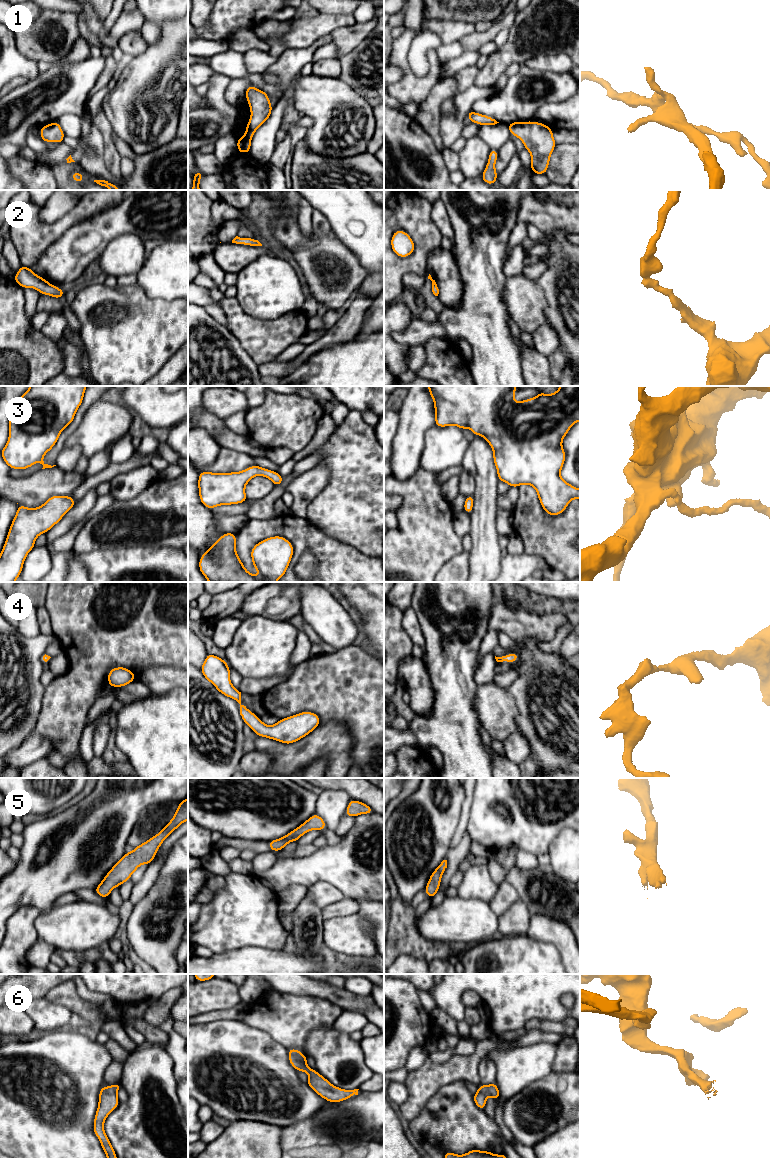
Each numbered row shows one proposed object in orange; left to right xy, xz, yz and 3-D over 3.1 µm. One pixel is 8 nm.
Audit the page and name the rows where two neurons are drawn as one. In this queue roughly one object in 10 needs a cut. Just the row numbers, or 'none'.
none

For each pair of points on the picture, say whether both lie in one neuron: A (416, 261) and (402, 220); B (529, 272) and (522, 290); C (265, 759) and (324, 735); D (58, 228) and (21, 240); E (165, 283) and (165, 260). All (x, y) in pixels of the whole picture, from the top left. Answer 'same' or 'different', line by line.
A: same
B: different
C: different
D: same
E: same

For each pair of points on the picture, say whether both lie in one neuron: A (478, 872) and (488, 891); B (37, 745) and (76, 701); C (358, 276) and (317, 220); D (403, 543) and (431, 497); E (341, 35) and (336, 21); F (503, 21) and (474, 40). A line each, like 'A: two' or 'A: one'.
A: one
B: two
C: two
D: one
E: two
F: one

